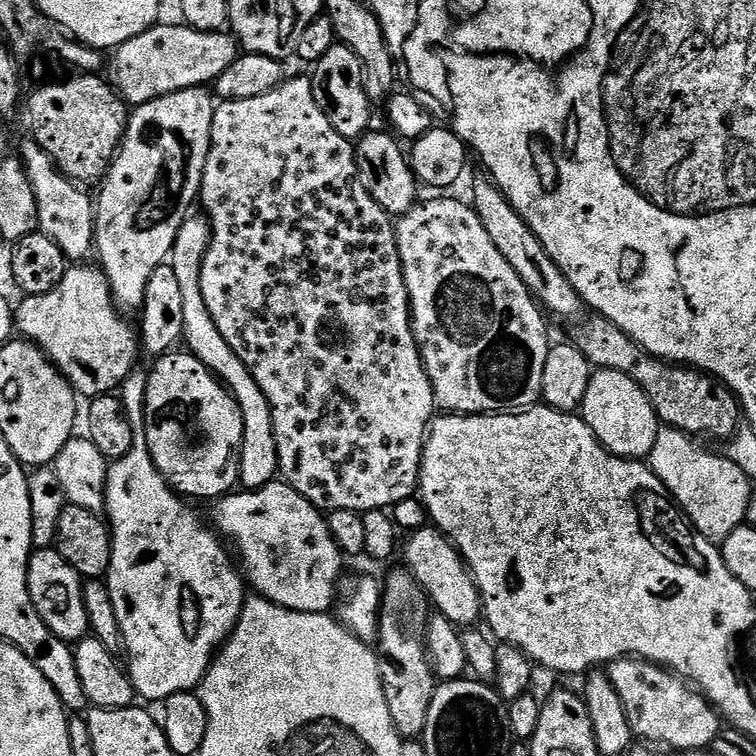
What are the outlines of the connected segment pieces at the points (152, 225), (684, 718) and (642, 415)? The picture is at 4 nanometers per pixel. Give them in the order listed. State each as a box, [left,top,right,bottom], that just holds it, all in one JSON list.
[[94,87,217,313],[606,658,722,752],[582,368,662,460]]

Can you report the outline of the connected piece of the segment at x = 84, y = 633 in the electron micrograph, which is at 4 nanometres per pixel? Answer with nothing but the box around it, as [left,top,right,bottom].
[28,547,89,642]

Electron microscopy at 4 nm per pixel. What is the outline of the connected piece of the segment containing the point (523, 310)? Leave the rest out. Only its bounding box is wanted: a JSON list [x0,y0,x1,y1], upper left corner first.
[395,200,550,414]

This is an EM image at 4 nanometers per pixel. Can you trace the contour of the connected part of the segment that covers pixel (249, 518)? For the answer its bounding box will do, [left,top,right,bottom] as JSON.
[211,482,346,613]

